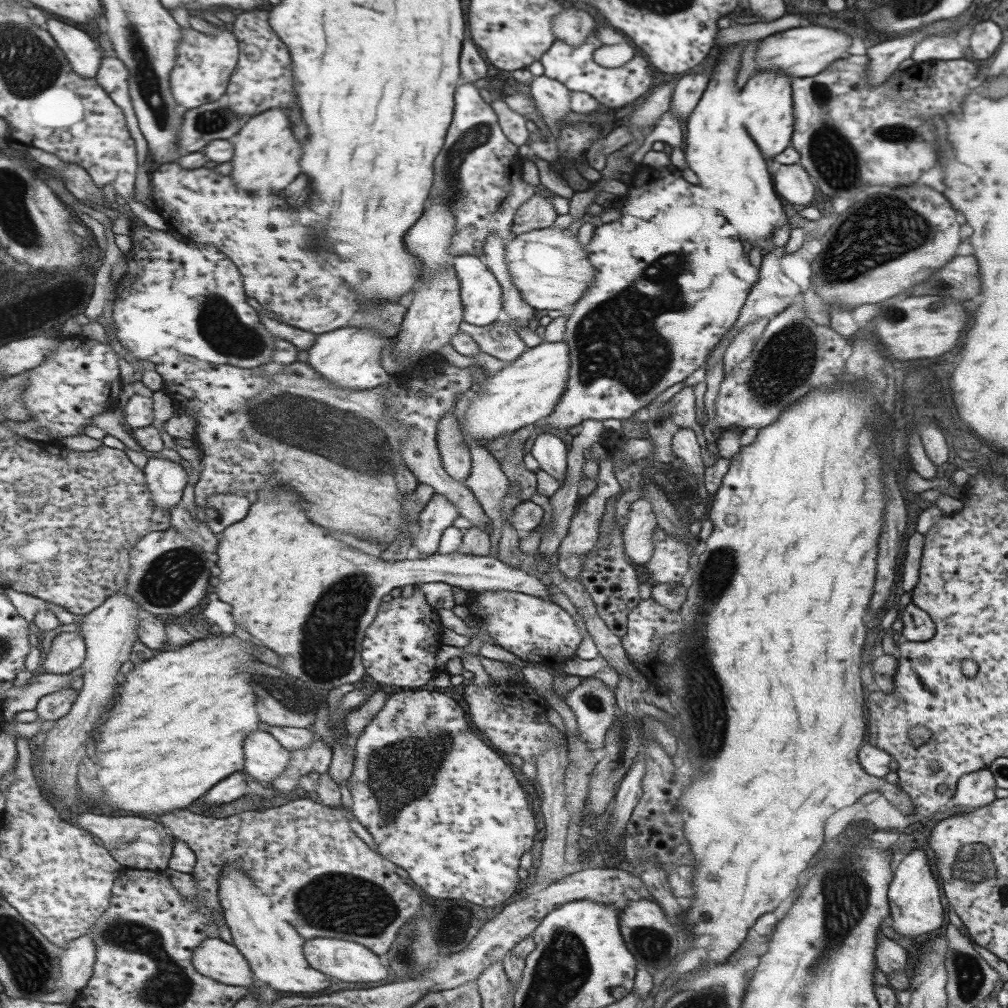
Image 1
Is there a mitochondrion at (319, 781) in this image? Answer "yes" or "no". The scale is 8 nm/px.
no

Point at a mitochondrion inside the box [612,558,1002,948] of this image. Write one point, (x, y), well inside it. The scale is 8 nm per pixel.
(974, 863)

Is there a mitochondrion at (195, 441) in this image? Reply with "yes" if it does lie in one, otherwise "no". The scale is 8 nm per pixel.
no

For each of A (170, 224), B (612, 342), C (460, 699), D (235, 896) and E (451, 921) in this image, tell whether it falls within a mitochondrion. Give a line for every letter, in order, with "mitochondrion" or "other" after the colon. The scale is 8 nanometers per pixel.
A: other
B: mitochondrion
C: other
D: other
E: other

